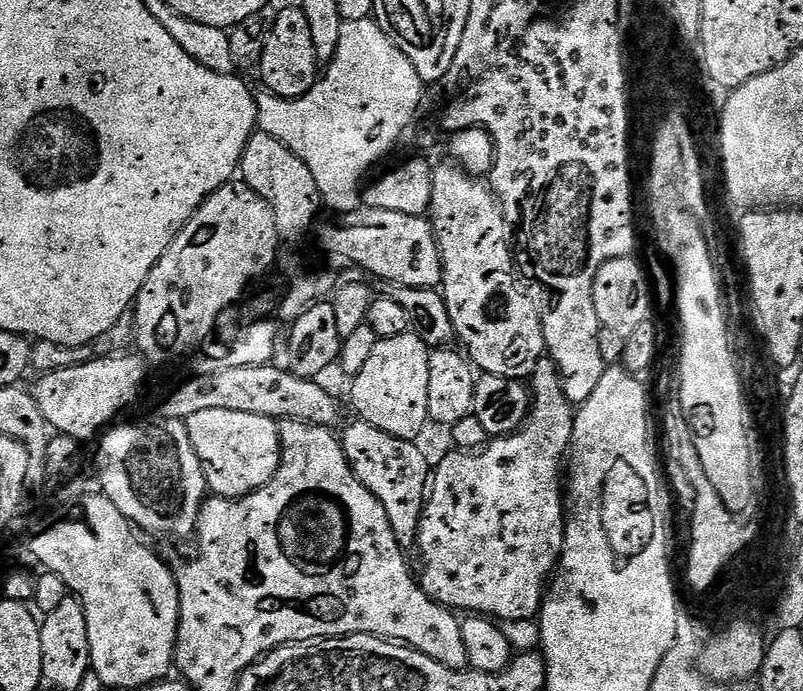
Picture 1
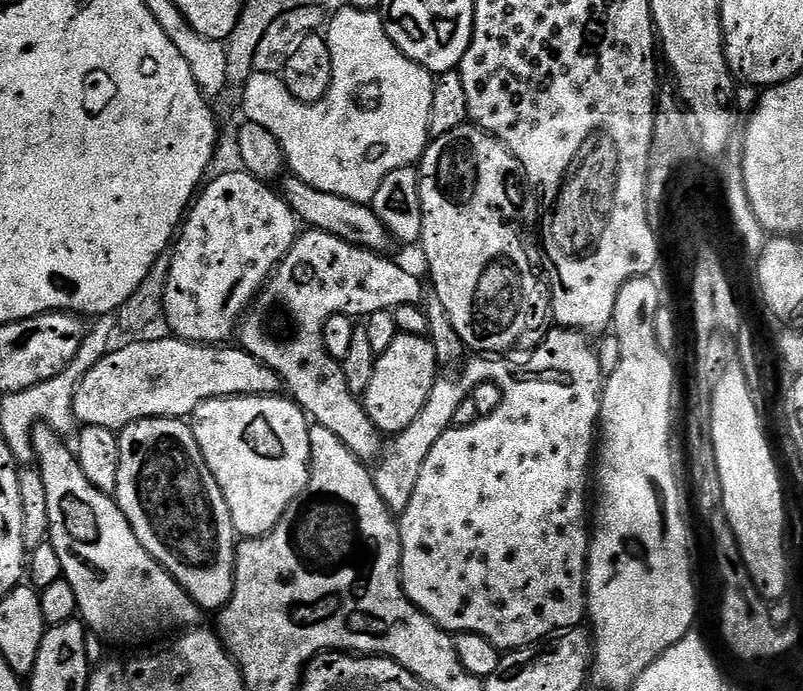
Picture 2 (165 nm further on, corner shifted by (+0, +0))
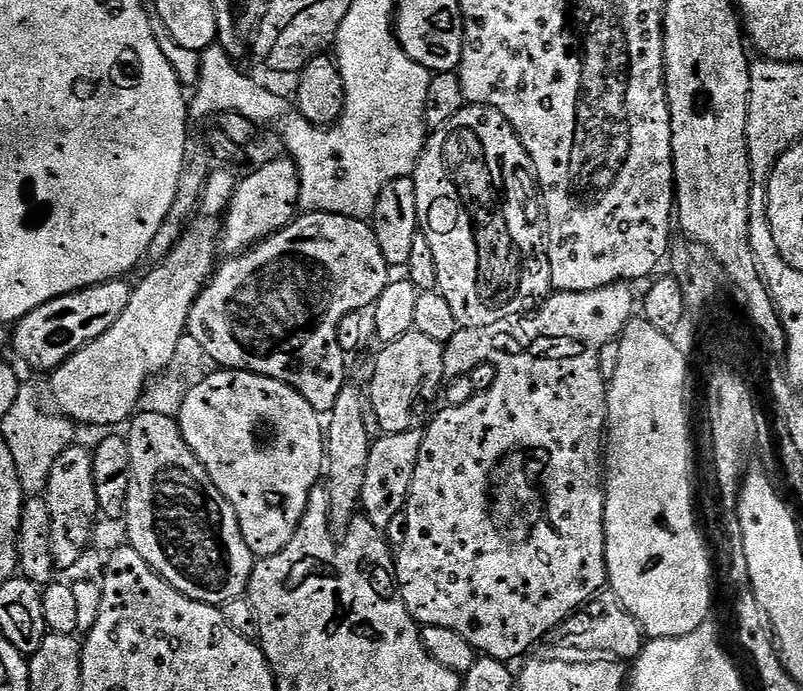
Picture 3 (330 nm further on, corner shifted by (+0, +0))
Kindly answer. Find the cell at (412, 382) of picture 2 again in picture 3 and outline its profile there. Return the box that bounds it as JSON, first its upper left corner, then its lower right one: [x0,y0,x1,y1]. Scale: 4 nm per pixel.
[370,331,446,434]

